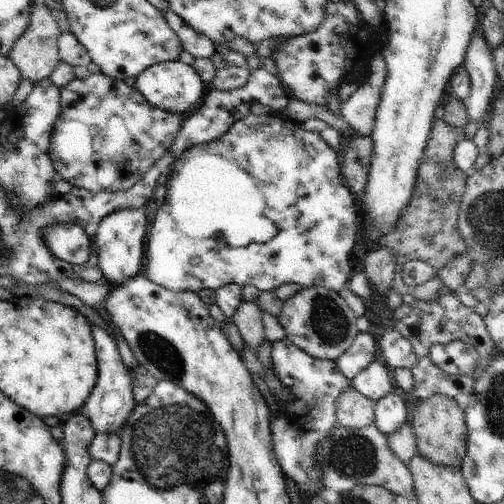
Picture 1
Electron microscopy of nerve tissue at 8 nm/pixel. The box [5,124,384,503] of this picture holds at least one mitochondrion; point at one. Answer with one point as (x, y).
(180, 425)

